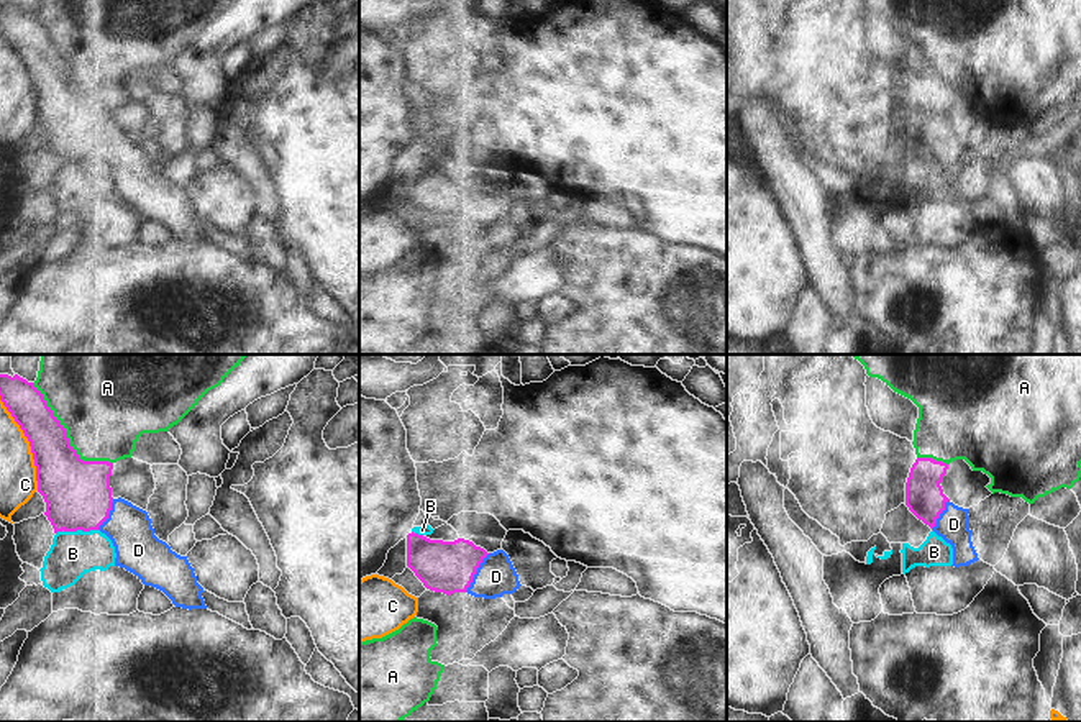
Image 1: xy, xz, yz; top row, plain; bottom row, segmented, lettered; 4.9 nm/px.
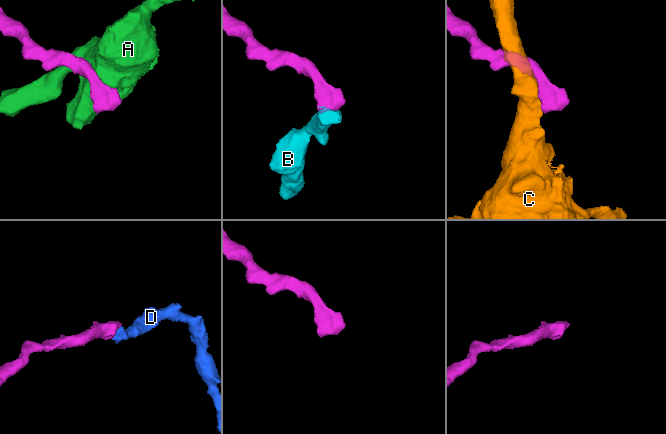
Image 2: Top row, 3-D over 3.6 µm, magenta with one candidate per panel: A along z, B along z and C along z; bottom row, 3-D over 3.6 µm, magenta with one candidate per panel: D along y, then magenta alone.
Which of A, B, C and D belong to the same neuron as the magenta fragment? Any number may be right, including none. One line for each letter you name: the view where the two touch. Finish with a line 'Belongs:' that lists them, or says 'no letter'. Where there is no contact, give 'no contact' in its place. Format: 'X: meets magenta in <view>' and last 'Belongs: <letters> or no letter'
D: meets magenta in xz
Belongs: D

